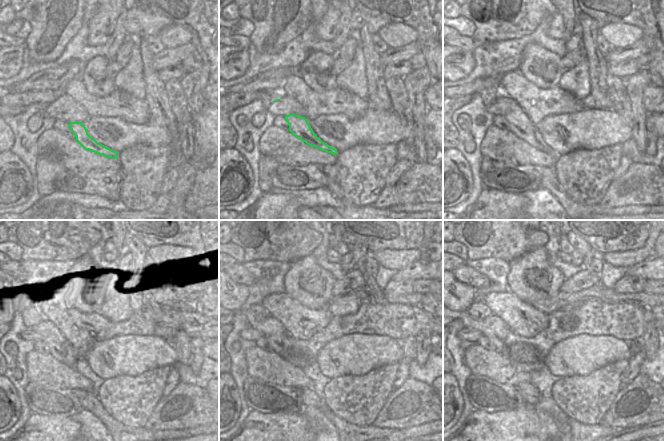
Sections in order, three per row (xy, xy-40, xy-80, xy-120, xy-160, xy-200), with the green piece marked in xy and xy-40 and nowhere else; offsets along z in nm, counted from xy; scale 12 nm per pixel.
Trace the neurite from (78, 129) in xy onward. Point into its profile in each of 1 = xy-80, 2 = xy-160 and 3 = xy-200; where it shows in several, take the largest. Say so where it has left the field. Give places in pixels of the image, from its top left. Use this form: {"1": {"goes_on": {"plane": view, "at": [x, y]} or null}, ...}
{"1": {"goes_on": {"plane": "xy-80", "at": [520, 125]}}, "2": {"goes_on": {"plane": "xy-160", "at": [272, 329]}}, "3": {"goes_on": {"plane": "xy-200", "at": [492, 327]}}}

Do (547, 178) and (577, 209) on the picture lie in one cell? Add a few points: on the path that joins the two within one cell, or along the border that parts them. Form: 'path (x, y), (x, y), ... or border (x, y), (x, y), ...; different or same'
path (554, 186), (569, 204); same

